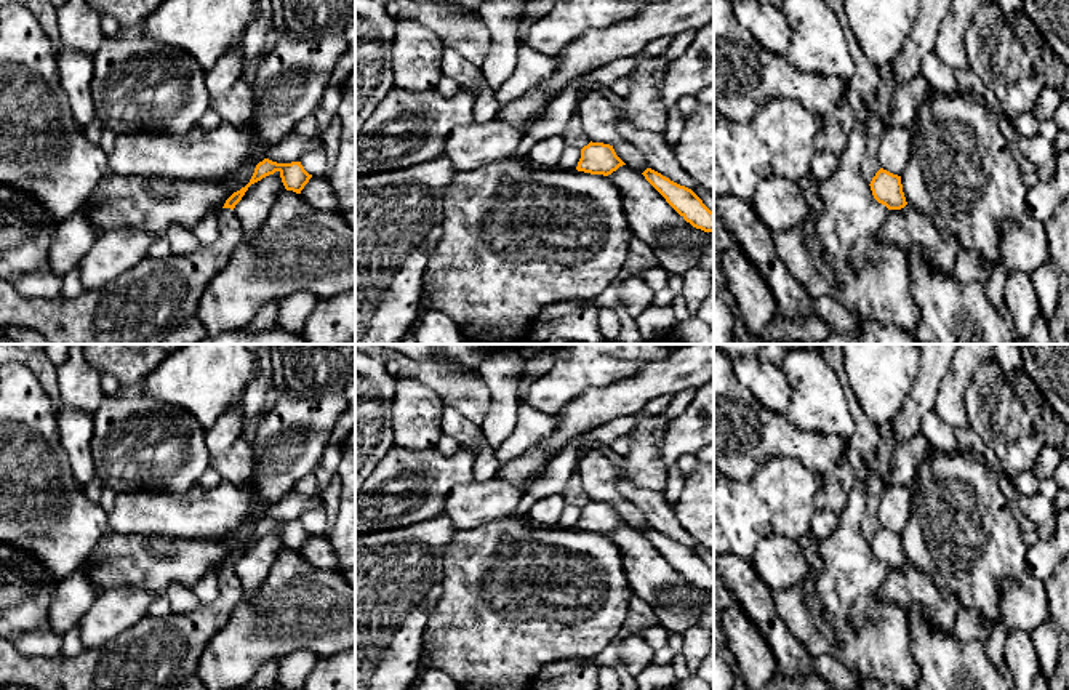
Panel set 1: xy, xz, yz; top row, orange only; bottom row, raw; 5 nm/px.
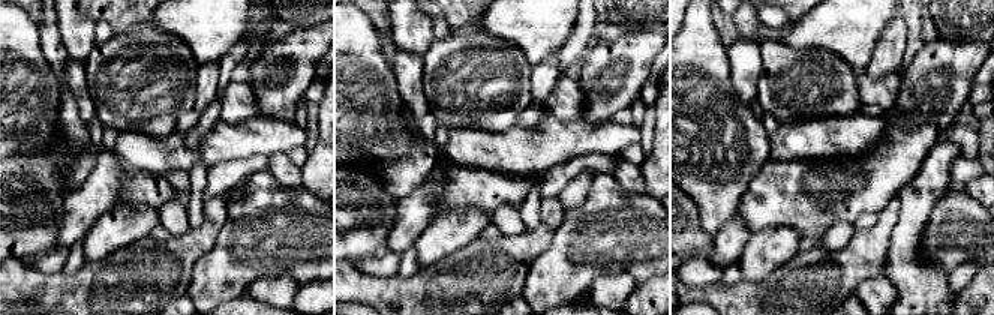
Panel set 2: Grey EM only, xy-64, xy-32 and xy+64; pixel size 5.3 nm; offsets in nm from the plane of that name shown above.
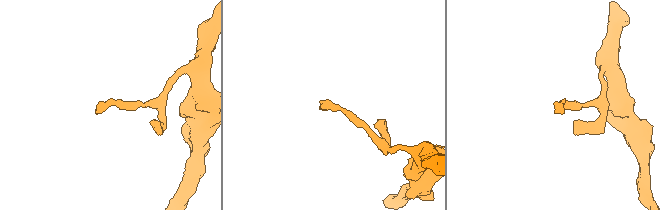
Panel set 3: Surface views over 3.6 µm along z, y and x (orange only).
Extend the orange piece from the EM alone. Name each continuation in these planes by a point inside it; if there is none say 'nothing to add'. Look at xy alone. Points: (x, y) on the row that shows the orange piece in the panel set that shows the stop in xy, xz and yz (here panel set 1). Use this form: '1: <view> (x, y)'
nothing to add

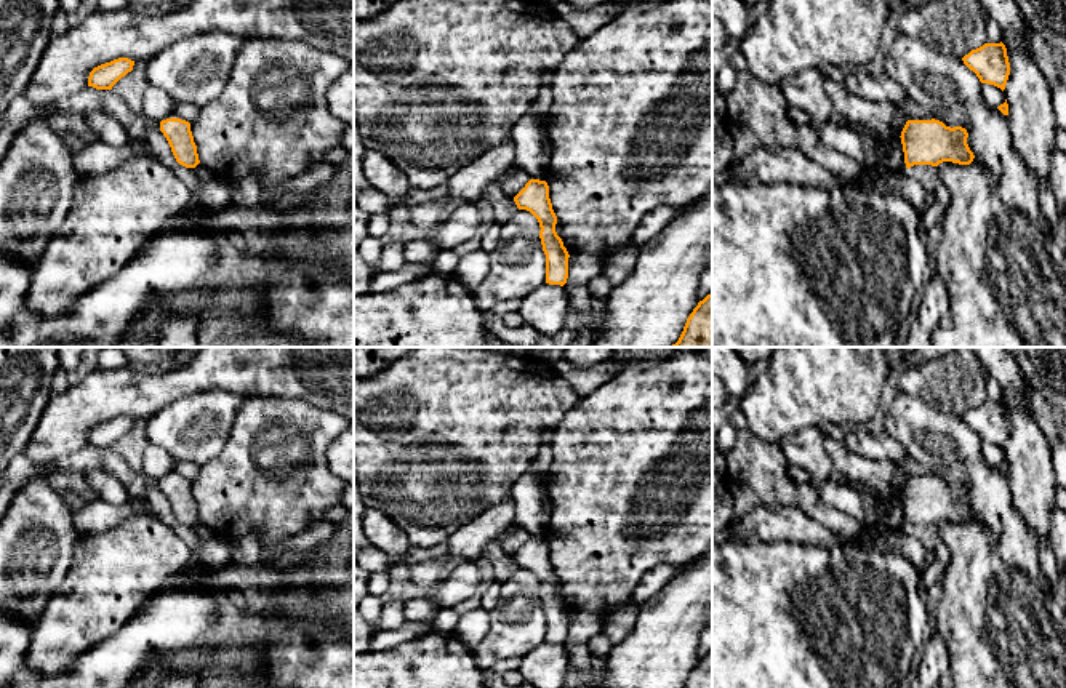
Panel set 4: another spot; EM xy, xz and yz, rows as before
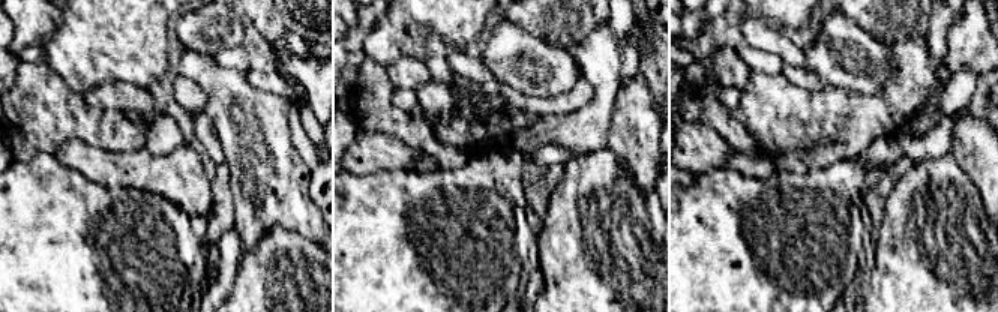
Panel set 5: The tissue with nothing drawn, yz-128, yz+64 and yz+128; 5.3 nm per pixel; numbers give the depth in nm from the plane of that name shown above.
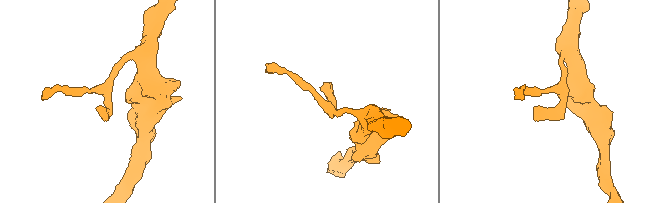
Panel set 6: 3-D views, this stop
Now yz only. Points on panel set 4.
nothing to add

